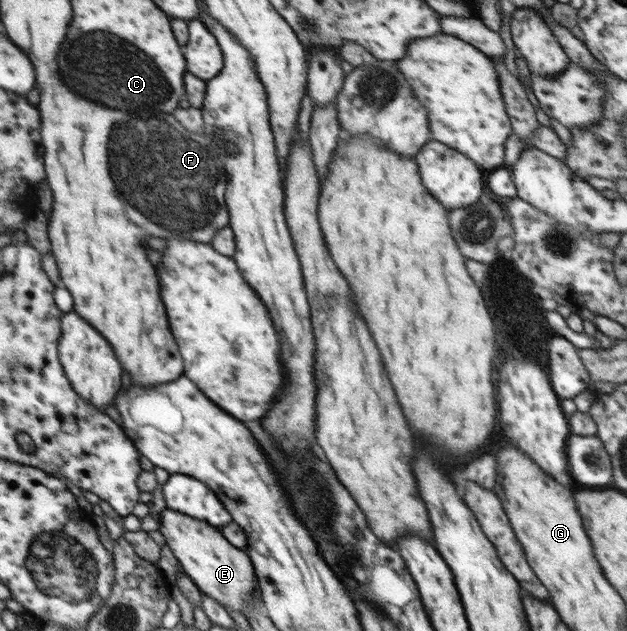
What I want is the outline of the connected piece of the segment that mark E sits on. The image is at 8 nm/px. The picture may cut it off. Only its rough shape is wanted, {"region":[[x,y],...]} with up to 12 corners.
{"region":[[165,508],[159,531],[196,586],[244,613],[258,579],[217,527]]}

